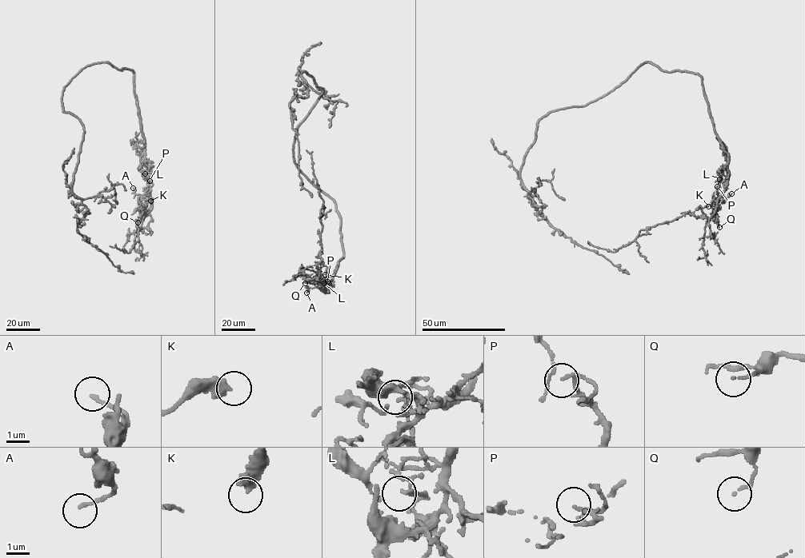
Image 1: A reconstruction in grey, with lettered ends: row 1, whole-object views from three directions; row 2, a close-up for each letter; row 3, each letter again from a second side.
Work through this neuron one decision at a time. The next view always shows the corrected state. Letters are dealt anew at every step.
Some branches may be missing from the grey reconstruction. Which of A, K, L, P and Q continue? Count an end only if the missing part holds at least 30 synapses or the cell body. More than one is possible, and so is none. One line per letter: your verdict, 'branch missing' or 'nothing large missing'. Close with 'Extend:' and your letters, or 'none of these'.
A: nothing large missing
K: nothing large missing
L: nothing large missing
P: nothing large missing
Q: nothing large missing
Extend: none of these

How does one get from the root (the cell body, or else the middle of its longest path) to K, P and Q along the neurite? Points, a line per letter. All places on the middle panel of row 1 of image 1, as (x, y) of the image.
K: (321, 190), (332, 200), (340, 217), (343, 253), (324, 292), (318, 267), (326, 266), (325, 274)
P: (321, 190), (332, 200), (340, 217), (343, 253), (328, 289), (323, 292), (320, 282), (327, 281)
Q: (321, 190), (332, 200), (340, 217), (343, 254), (328, 289), (323, 292), (323, 284), (318, 280), (305, 283)

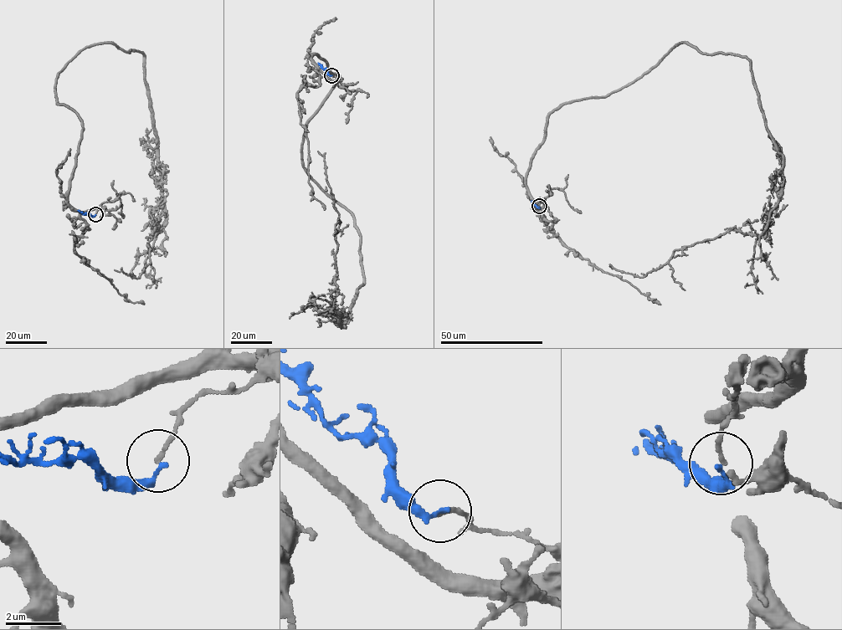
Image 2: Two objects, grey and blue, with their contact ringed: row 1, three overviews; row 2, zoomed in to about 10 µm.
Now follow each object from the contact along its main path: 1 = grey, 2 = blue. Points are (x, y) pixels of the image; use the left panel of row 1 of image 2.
1: (95, 214), (68, 203), (83, 124), (54, 89), (111, 43), (142, 53), (166, 216), (139, 278), (114, 269)
2: (95, 214), (84, 215), (78, 210)

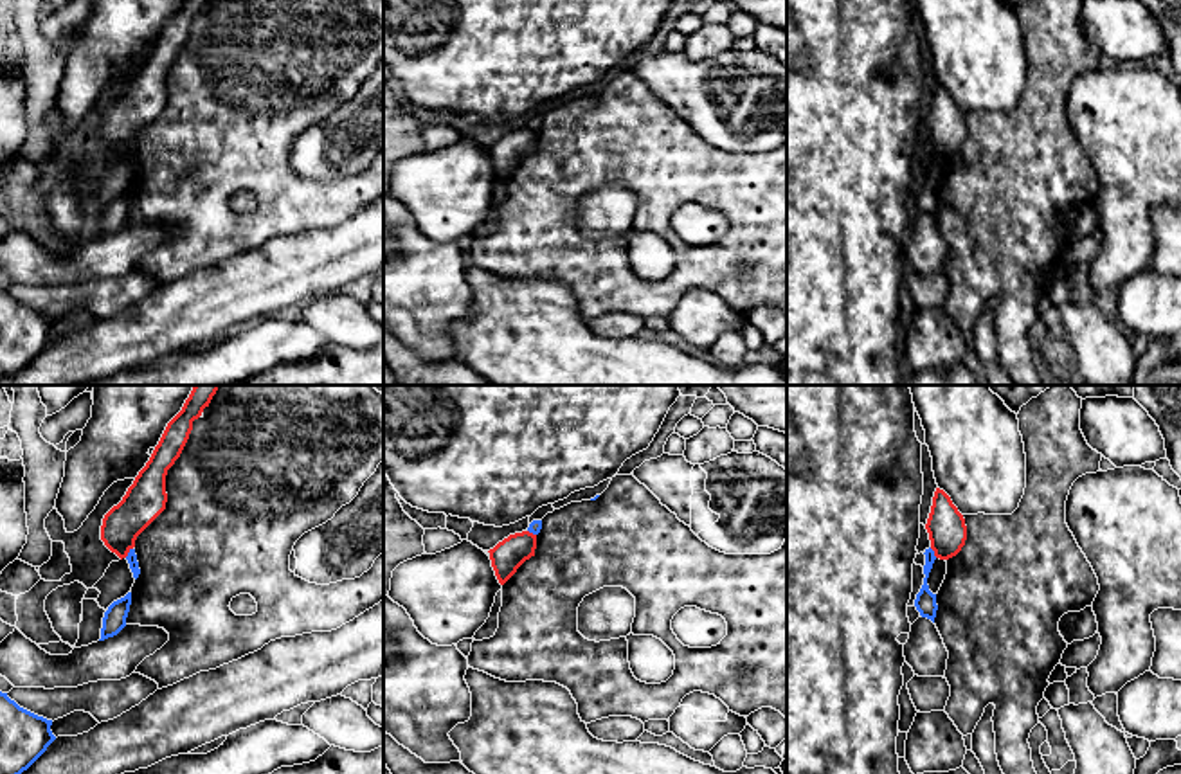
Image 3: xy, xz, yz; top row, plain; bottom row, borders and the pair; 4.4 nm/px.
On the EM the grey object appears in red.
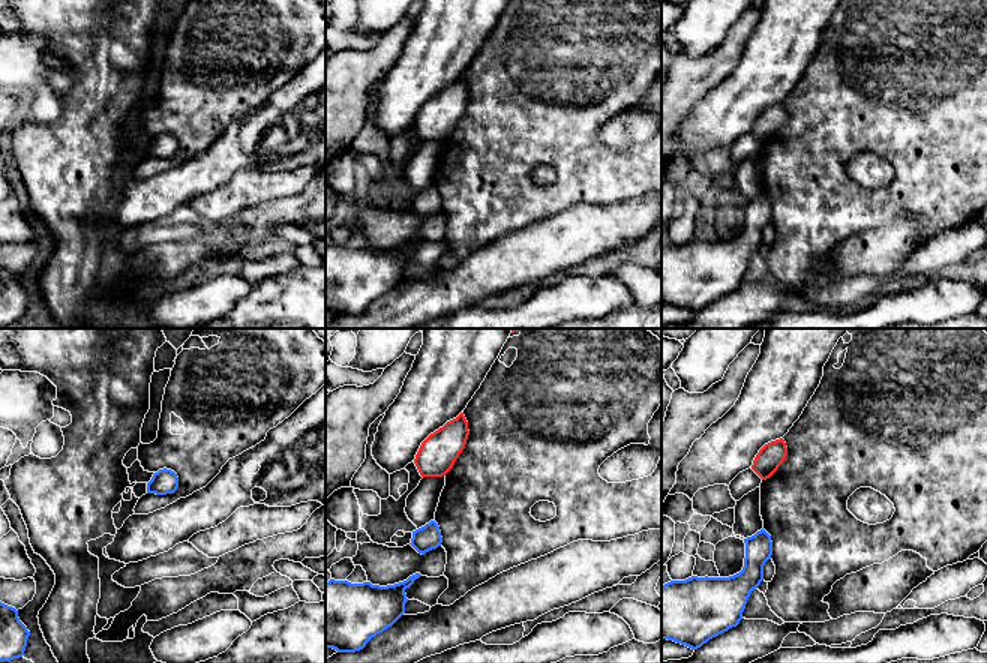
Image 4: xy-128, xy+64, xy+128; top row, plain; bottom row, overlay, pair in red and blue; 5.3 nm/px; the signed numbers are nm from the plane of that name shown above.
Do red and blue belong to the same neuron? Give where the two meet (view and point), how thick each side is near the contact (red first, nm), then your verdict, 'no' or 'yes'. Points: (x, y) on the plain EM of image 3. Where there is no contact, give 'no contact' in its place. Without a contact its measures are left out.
xy (128, 148) | 180/50 nm | no

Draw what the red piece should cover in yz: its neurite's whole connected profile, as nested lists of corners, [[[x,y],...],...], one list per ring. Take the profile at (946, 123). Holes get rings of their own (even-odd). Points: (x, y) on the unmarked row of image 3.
[[[940,85],[934,88],[925,126],[929,130],[931,146],[940,157],[956,153],[965,142],[965,115],[952,101],[951,94]]]

